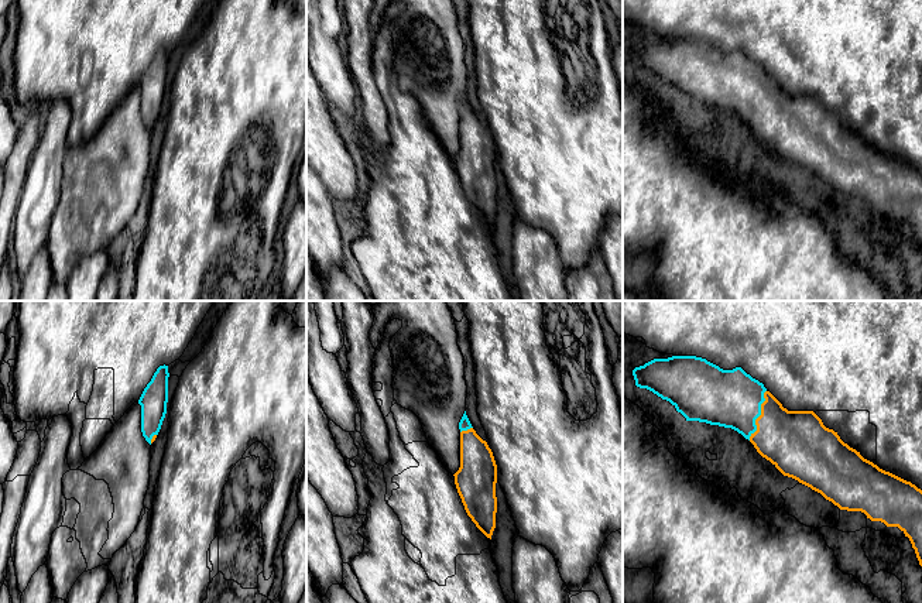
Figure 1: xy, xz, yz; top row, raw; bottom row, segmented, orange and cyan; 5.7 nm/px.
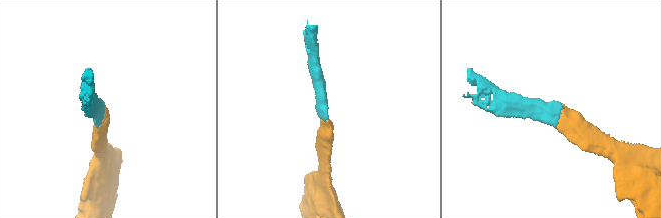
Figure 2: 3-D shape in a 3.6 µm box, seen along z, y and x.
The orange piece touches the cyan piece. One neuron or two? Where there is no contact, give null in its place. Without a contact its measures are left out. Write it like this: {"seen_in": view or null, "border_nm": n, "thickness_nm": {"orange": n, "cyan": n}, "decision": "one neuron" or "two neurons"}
{"seen_in": "yz", "border_nm": 300, "thickness_nm": {"orange": 360, "cyan": 340}, "decision": "one neuron"}

